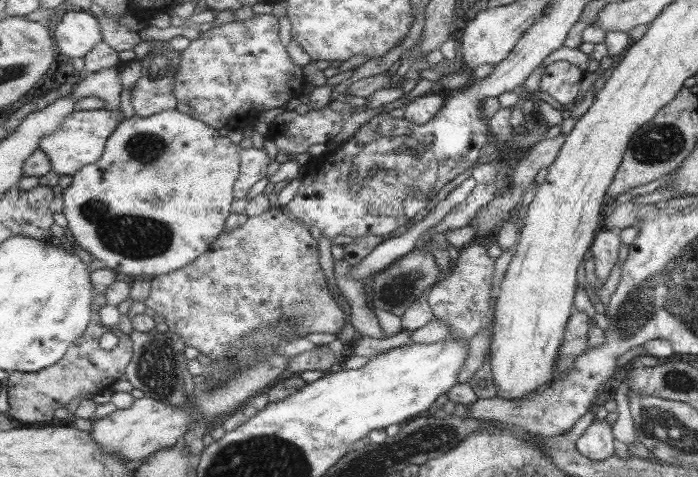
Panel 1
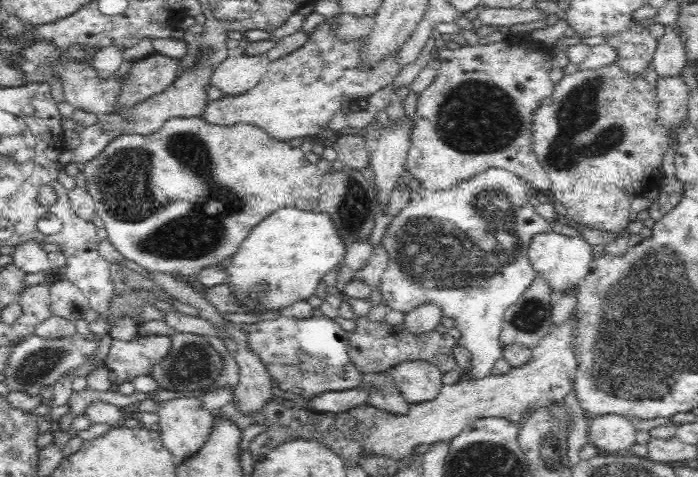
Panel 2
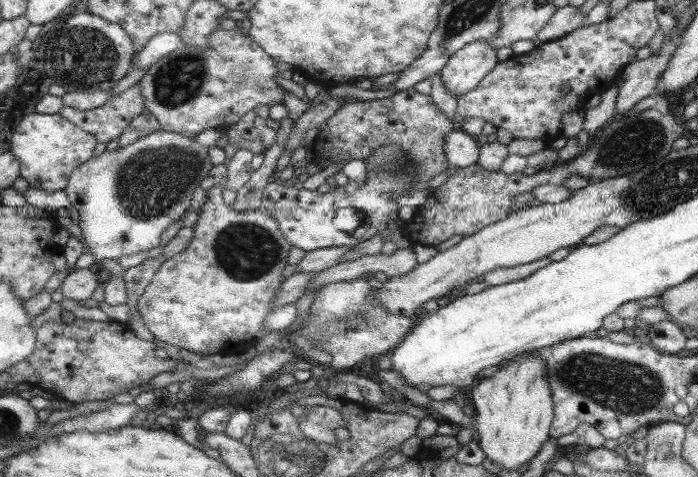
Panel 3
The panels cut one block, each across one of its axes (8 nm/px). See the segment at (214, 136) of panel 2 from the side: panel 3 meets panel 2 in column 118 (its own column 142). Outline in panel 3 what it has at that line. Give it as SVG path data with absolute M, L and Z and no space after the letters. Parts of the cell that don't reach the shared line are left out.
M157 130L155 133L147 134L146 137L138 138L137 141L128 144L127 146L116 147L114 150L105 149L98 156L91 157L89 161L85 161L82 165L77 166L75 170L70 174L70 178L67 181L65 191L66 197L69 199L71 208L75 208L78 212L79 223L78 226L81 229L81 236L83 242L87 246L87 251L93 258L94 267L96 262L100 262L103 259L118 259L121 256L135 255L145 250L151 250L159 246L159 236L161 232L169 226L172 222L180 222L183 218L183 214L189 210L189 200L191 200L191 194L200 187L200 182L210 173L213 165L209 161L209 154L207 153L207 147L199 145L194 137L188 137L187 135L180 135L177 133L171 133L170 131Z

